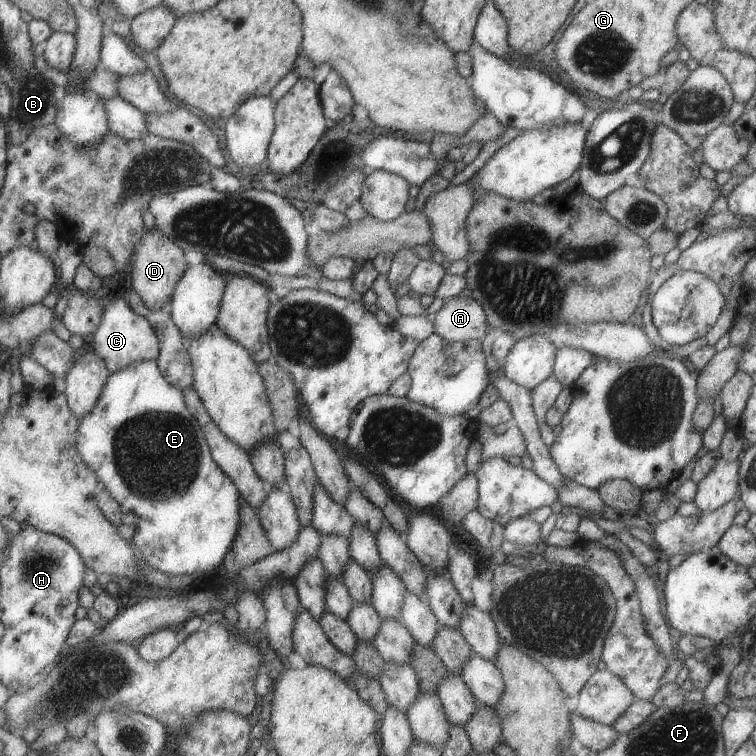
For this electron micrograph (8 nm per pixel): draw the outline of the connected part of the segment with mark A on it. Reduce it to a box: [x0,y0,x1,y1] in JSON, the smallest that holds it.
[430,296,490,342]

